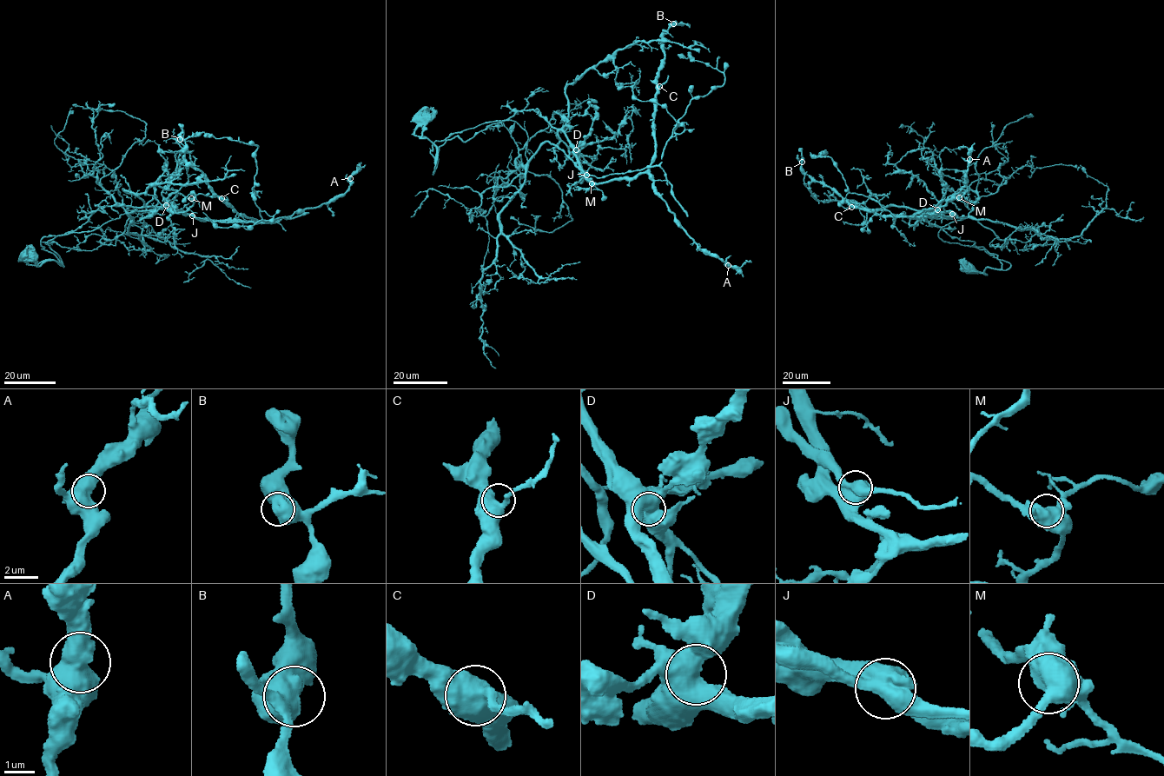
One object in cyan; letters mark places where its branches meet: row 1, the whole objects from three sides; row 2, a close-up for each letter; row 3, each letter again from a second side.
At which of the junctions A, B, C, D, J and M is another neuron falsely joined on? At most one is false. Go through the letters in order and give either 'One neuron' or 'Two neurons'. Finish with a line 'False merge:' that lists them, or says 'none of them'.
A: One neuron
B: One neuron
C: One neuron
D: One neuron
J: Two neurons
M: One neuron
False merge: J

